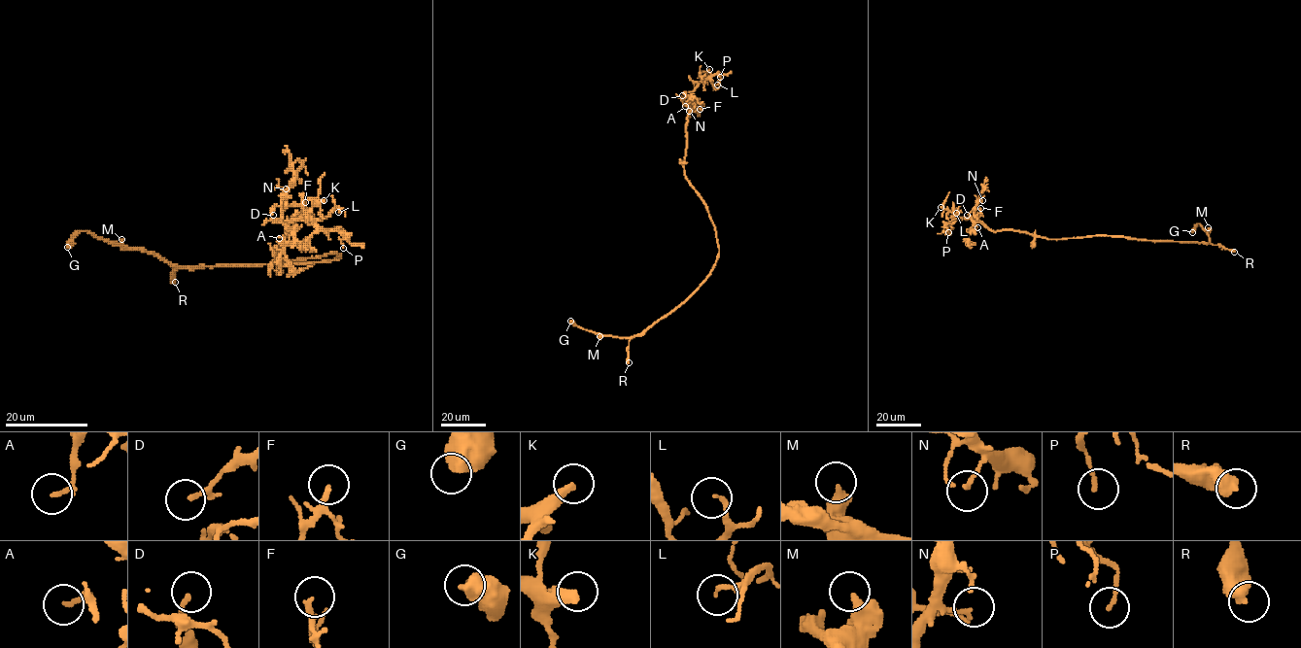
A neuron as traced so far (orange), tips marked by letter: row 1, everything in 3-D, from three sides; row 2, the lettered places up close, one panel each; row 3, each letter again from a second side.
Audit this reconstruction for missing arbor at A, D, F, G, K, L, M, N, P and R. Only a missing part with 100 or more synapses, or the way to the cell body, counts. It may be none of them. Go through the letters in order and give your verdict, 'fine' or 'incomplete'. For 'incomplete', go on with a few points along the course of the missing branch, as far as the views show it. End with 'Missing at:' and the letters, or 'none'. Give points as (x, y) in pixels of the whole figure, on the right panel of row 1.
A: fine
D: fine
F: fine
G: fine
K: incomplete; missing branch runs (941, 207), (938, 171), (932, 157)
L: fine
M: fine
N: fine
P: fine
R: fine
Missing at: K

